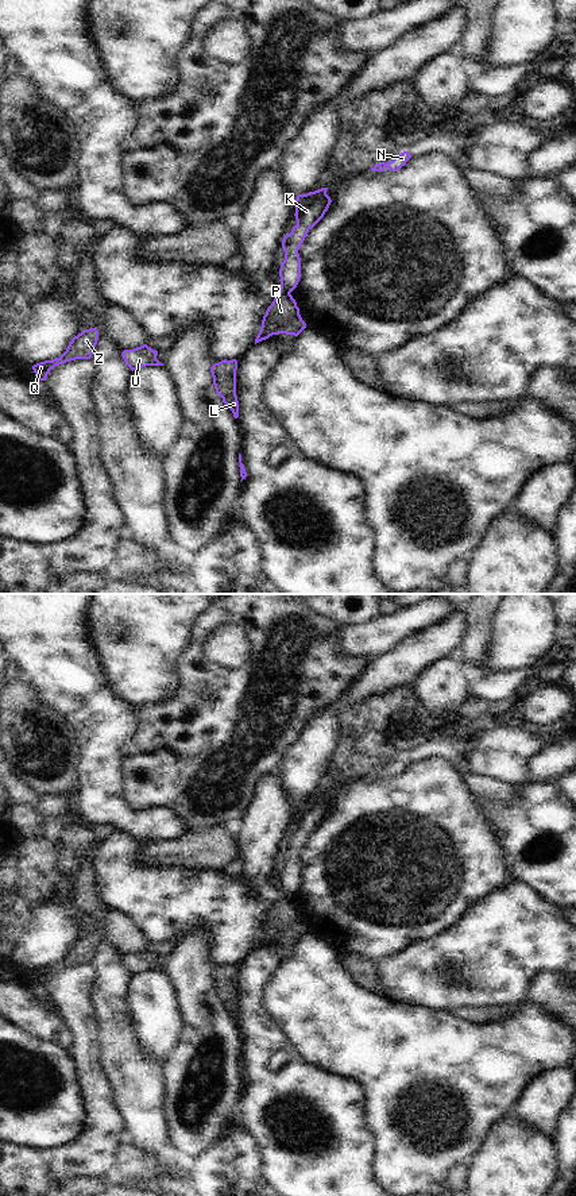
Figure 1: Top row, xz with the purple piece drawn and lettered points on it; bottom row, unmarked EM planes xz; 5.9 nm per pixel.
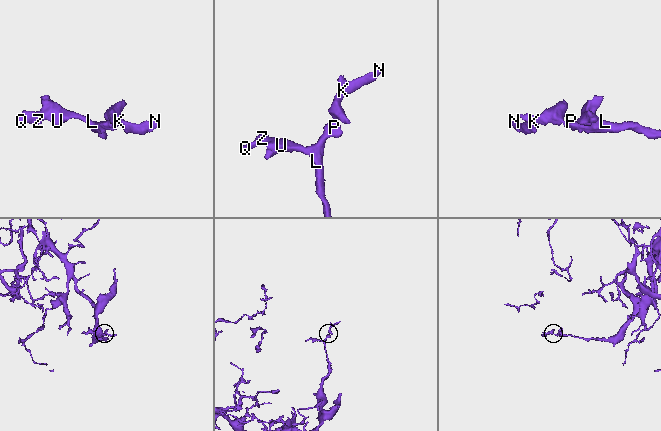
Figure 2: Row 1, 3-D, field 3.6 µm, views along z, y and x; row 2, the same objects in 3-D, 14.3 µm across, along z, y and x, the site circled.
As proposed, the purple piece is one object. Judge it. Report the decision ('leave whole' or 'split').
split

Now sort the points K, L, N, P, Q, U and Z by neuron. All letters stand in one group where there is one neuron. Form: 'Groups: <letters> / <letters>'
Groups: K N / L P Q U Z

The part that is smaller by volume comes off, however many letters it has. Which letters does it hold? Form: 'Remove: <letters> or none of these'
Remove: K, N.

